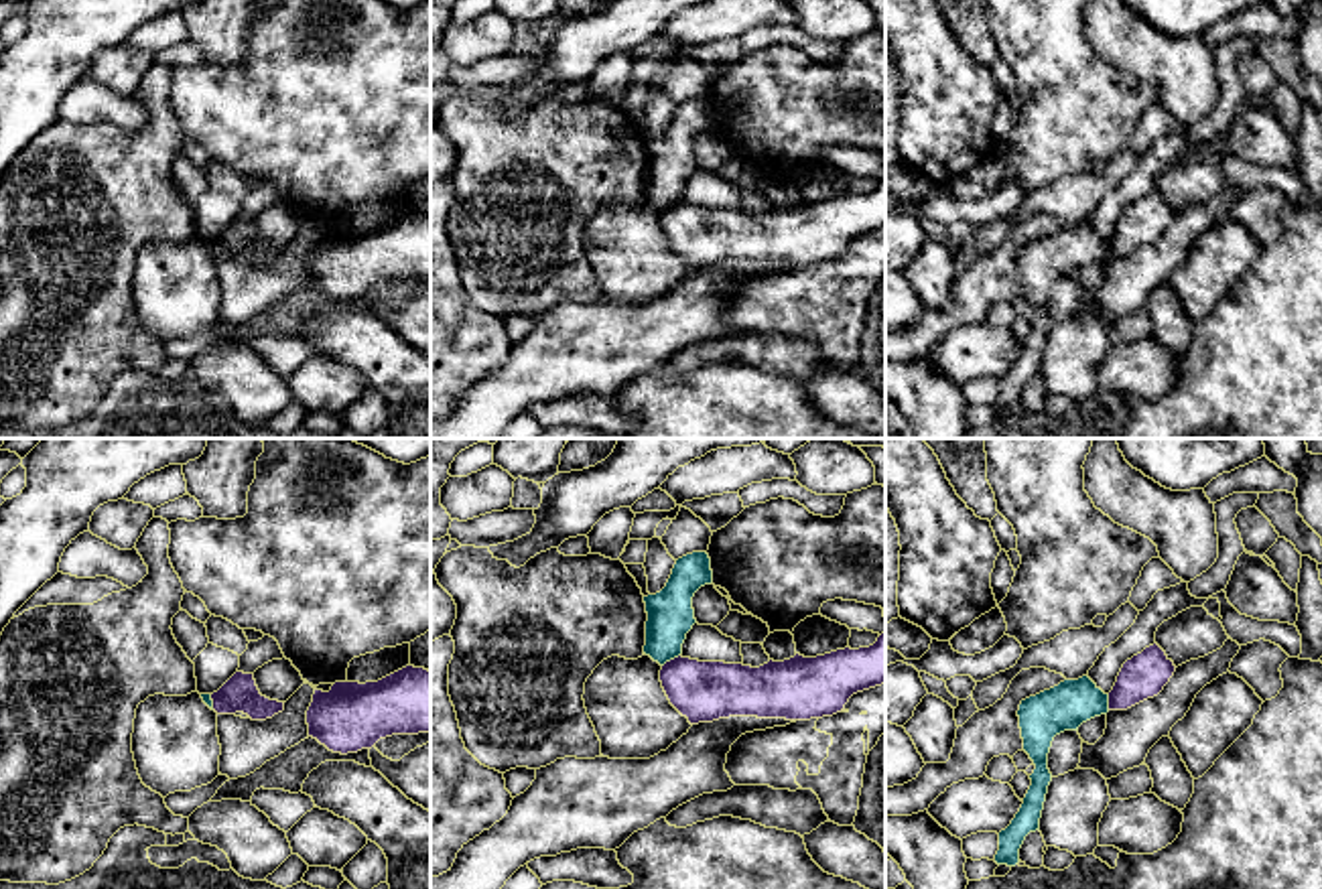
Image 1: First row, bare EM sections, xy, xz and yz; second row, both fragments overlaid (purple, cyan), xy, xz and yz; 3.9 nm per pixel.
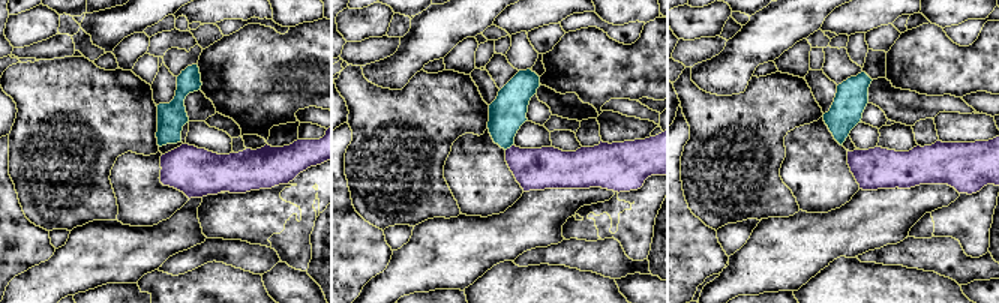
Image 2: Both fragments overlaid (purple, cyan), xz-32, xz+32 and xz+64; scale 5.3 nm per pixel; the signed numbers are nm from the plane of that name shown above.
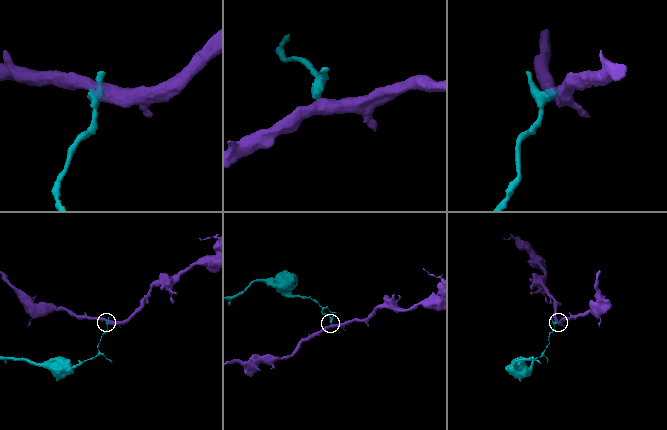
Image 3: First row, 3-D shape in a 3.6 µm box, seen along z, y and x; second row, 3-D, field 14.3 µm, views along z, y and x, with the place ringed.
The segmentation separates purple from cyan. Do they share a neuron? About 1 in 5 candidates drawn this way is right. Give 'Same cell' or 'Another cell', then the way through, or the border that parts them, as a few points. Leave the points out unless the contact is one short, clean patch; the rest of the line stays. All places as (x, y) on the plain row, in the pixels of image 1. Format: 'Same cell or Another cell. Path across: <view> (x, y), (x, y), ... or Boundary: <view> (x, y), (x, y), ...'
Another cell. Boundary: xz (679, 199), (663, 212)

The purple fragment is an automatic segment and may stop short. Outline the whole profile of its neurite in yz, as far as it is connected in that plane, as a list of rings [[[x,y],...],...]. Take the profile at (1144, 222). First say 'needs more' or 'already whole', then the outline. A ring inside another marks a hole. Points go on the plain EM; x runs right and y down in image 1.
already whole; [[[1153,189],[1127,205],[1109,237],[1109,256],[1127,256],[1158,242],[1174,221],[1176,211],[1166,197]]]

